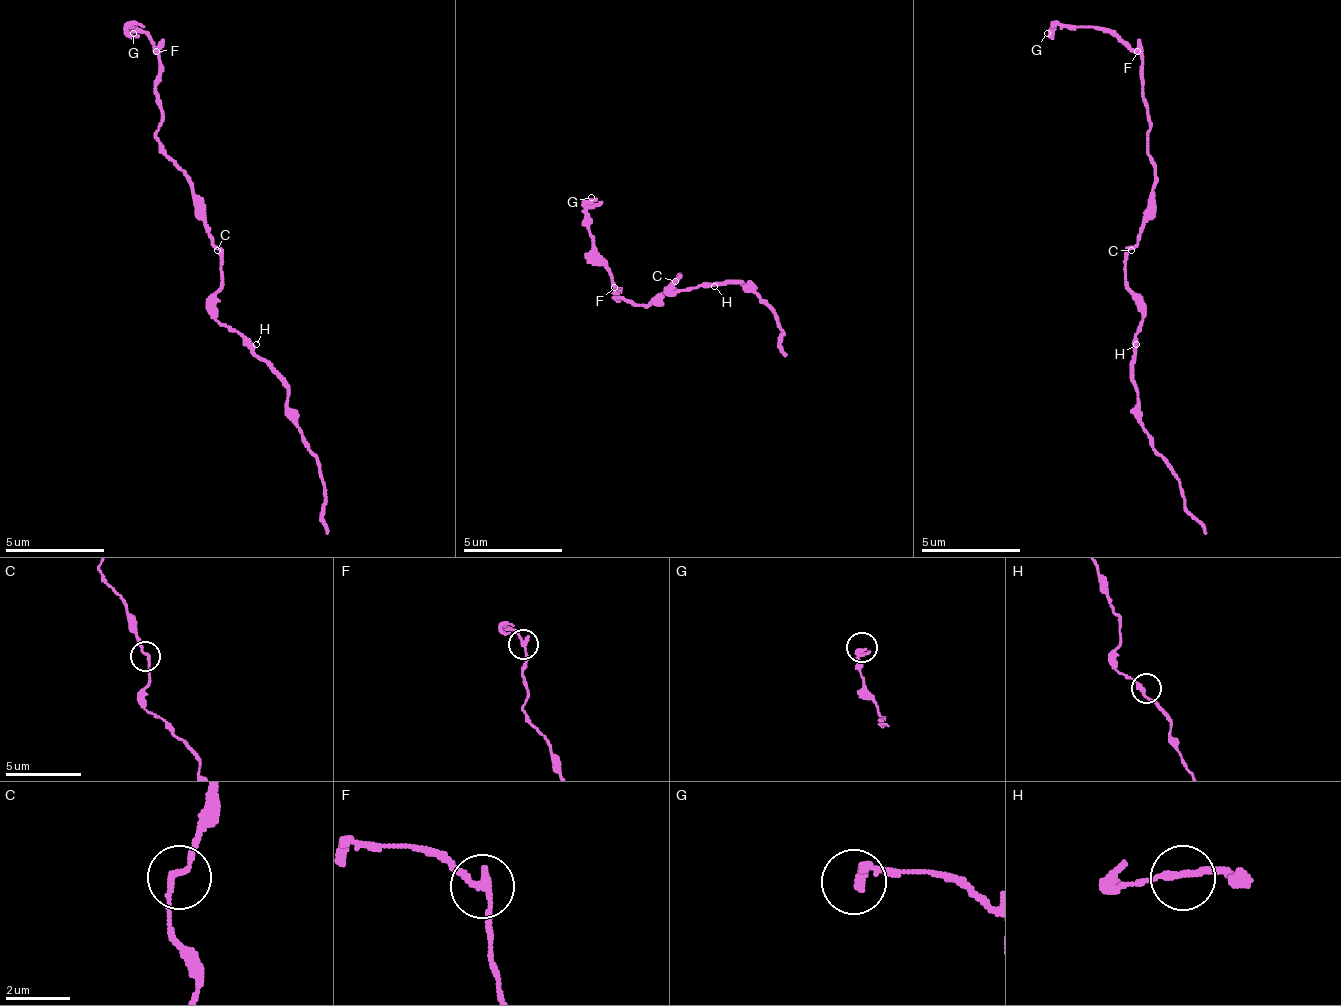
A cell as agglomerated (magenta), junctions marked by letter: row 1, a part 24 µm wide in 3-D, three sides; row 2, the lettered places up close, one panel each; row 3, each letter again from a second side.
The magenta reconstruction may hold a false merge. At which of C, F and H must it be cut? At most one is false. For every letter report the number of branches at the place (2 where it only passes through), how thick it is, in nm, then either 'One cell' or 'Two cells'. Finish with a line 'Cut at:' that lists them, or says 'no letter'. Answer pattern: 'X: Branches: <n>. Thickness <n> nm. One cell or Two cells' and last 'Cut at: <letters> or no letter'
C: Branches: 2. Thickness 170 nm. One cell
F: Branches: 2. Thickness 200 nm. Two cells
H: Branches: 2. Thickness 200 nm. One cell
Cut at: F

